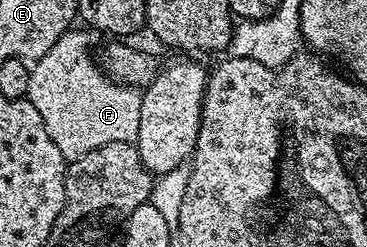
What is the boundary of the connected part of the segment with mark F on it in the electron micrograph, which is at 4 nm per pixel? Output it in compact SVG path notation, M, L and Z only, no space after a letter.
M68 30L53 42L51 49L34 61L29 78L26 99L37 106L37 114L49 130L49 138L57 142L64 160L76 160L97 146L109 146L109 142L138 141L141 126L142 91L130 84L116 84L104 74L98 63L91 61L87 49L86 31Z

